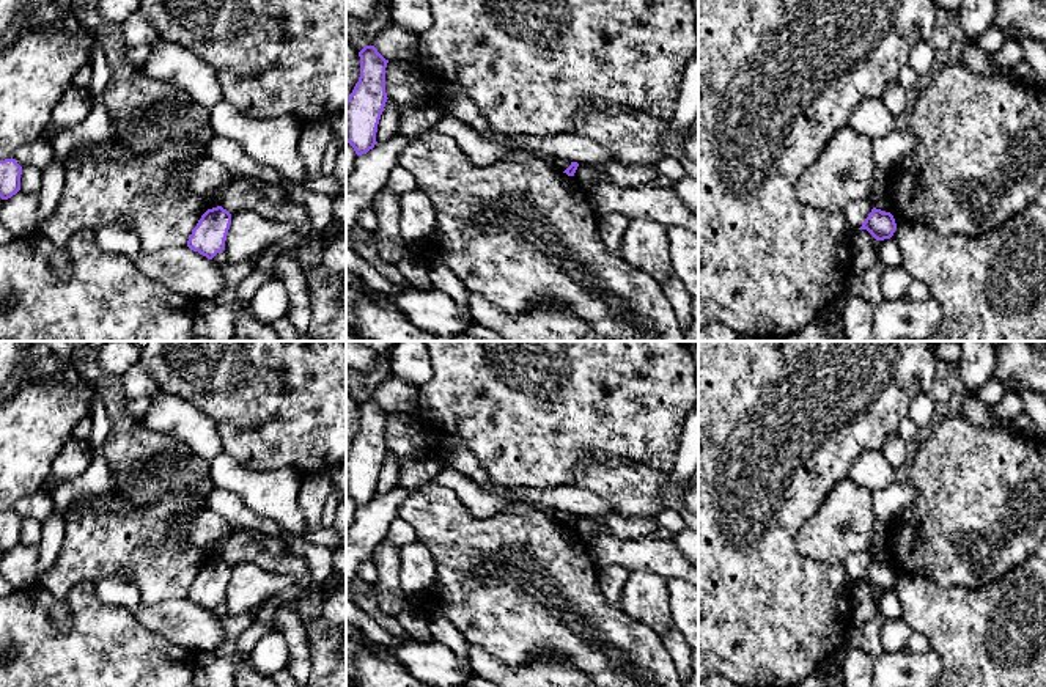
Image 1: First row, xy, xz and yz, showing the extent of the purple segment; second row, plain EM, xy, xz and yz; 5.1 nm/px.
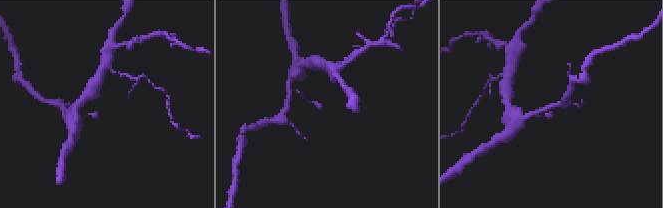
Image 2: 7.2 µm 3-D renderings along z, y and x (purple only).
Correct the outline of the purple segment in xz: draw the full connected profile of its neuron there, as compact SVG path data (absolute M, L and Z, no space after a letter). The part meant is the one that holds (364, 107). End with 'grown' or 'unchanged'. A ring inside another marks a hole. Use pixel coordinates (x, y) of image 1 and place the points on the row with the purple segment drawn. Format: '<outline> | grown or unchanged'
M374 46L360 52L360 77L346 99L346 141L357 156L374 148L378 124L387 102L385 60Z | unchanged

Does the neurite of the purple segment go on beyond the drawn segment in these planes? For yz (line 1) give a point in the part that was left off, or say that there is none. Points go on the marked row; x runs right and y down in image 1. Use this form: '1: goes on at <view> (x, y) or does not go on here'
1: does not go on here

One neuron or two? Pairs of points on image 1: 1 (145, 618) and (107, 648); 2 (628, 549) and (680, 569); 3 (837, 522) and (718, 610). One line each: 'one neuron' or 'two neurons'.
1: two neurons
2: one neuron
3: two neurons

